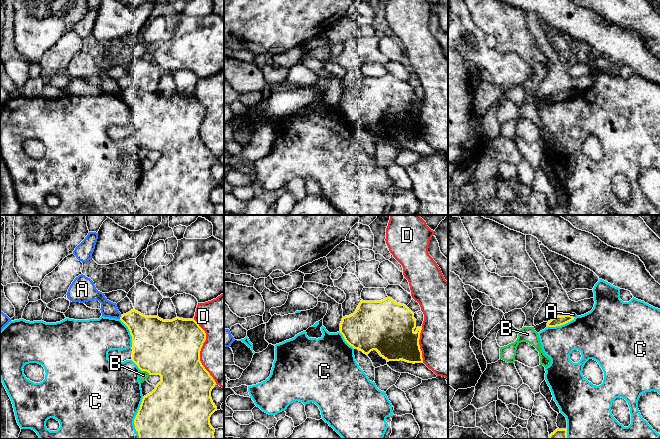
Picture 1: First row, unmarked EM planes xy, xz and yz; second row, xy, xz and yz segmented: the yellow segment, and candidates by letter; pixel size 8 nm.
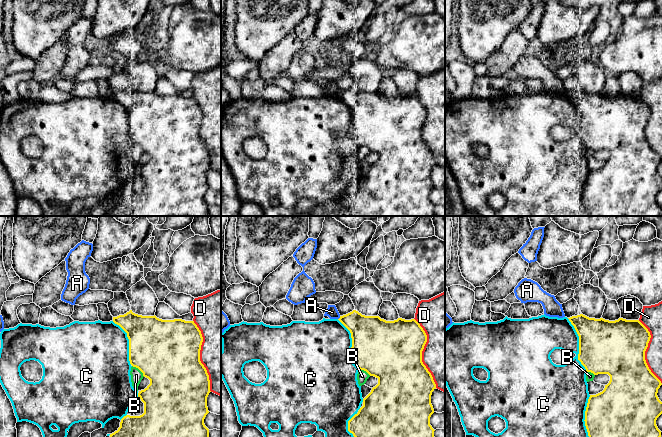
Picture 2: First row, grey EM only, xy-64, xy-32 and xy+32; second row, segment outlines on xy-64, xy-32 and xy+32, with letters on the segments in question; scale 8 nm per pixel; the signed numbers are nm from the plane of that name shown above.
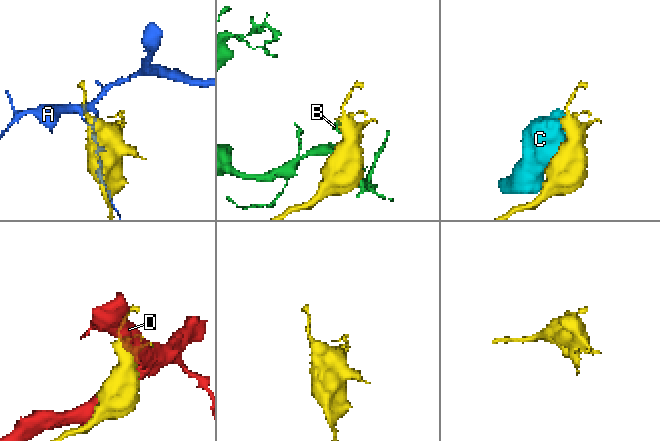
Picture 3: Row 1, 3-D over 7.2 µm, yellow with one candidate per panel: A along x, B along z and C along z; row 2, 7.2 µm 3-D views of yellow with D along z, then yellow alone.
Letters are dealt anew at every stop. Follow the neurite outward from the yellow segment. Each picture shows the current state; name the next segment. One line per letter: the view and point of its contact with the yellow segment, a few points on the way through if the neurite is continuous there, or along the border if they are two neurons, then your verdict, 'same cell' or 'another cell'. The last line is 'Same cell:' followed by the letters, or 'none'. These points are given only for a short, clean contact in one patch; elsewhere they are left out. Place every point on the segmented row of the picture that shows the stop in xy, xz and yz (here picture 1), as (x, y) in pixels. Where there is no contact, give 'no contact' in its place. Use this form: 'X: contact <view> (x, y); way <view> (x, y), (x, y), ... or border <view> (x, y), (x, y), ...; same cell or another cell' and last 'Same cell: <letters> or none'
A: contact xy (120, 317); another cell
B: contact xy (145, 370); another cell
C: contact xy (135, 418); another cell
D: contact xy (200, 350); another cell
Same cell: none

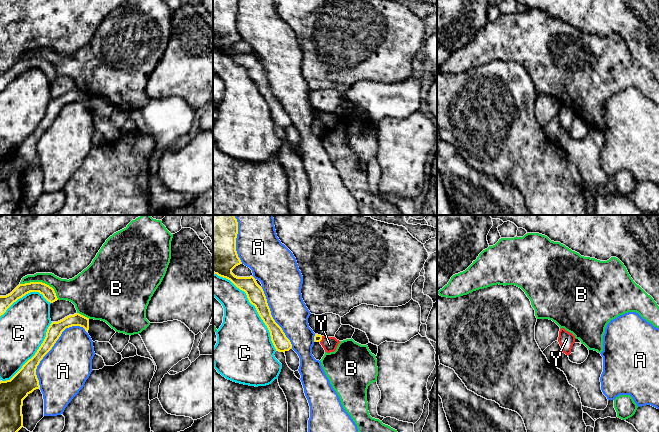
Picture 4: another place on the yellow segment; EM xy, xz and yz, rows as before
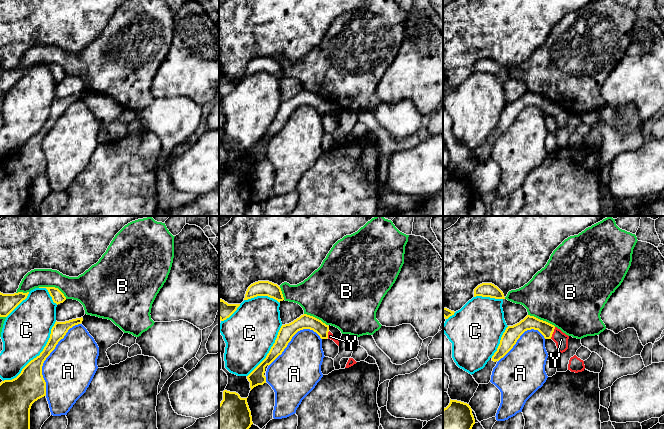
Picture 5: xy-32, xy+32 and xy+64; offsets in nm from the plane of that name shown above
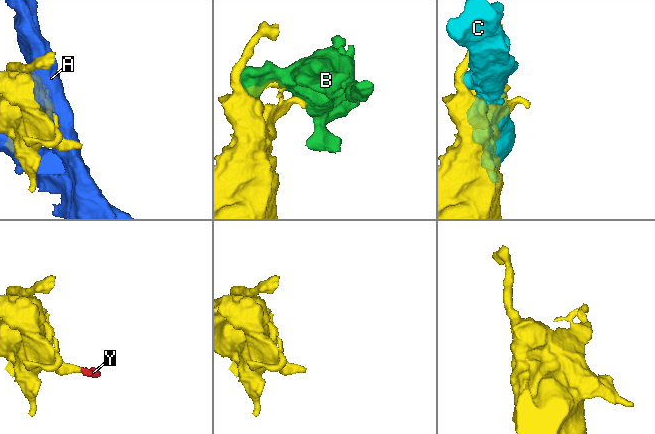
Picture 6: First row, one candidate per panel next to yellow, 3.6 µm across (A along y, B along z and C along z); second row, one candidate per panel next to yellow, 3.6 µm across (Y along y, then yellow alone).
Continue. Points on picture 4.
A: contact xy (50, 349); another cell
B: contact xy (41, 282); another cell
C: contact xz (254, 305); another cell
Y: contact xz (321, 339); way xz (317, 338), (321, 339), (329, 344); same cell
Same cell: Y

